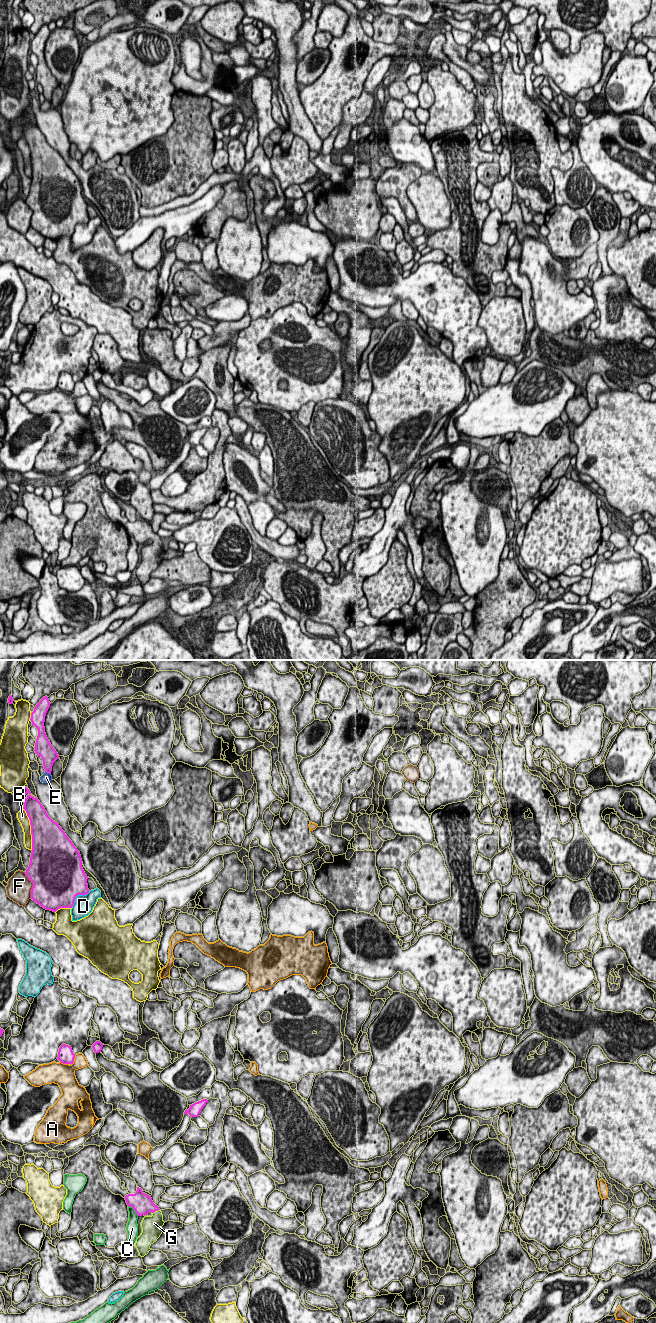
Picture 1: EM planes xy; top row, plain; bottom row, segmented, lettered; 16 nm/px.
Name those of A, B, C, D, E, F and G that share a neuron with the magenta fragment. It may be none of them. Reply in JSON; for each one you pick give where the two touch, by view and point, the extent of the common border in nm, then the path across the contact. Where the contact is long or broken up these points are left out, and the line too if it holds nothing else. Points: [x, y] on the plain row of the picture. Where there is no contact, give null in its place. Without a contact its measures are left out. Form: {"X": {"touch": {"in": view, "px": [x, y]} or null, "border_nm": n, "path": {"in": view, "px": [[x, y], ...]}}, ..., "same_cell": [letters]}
{"G": {"touch": {"in": "xy", "px": [155, 538]}, "border_nm": 140, "path": {"in": "xy", "px": [[142, 531], [155, 538], [155, 549], [152, 553]]}}, "same_cell": ["G"]}

